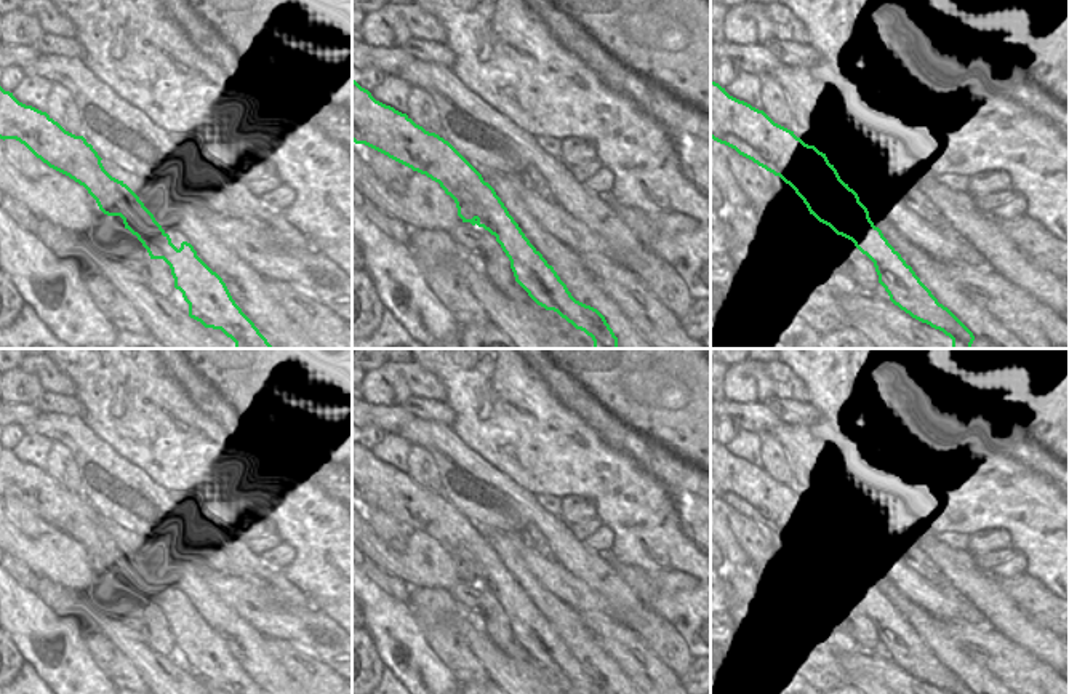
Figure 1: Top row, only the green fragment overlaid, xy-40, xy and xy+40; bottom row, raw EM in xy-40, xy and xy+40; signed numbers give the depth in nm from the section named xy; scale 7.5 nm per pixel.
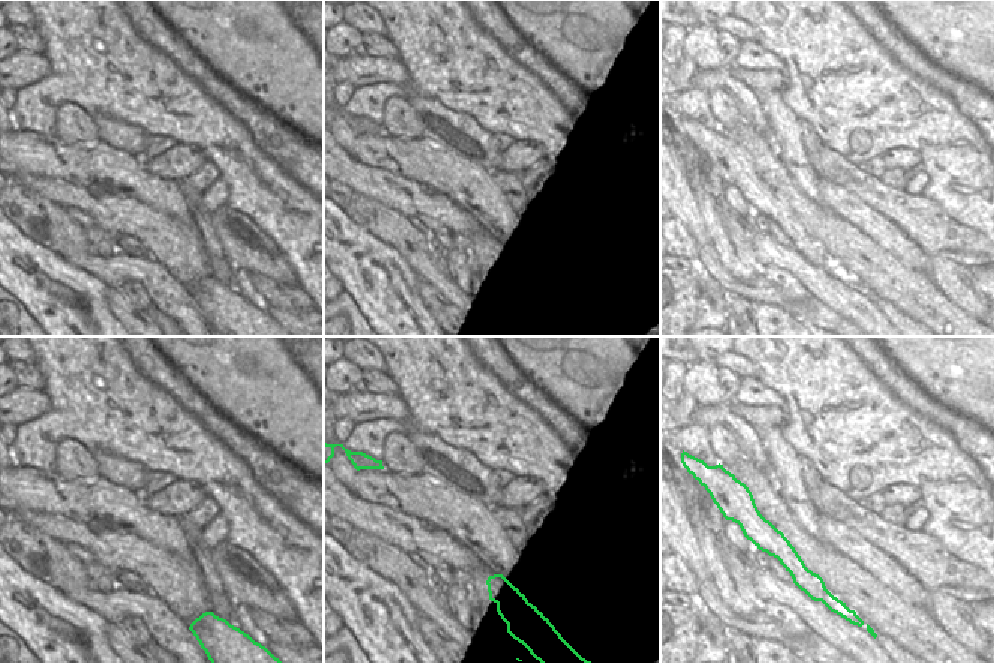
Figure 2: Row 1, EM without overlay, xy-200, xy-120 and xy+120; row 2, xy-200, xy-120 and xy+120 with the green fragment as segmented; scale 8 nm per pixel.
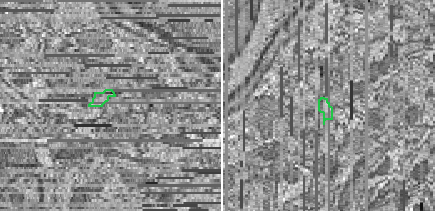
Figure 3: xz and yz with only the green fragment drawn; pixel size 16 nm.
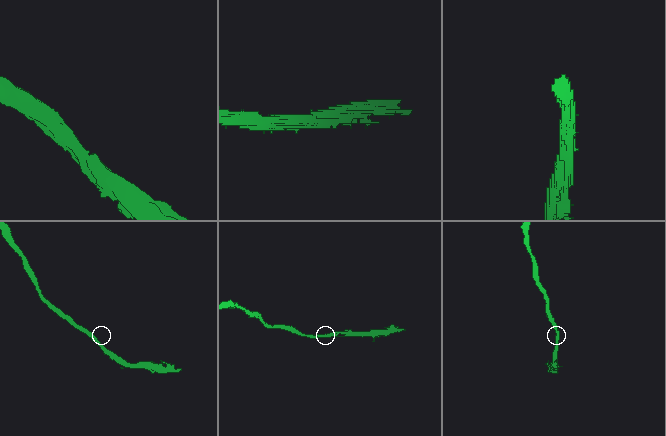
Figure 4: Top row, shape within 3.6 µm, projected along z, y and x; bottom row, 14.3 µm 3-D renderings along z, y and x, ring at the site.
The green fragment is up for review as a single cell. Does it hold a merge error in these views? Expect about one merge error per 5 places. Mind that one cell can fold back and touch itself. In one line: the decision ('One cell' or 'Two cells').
One cell

